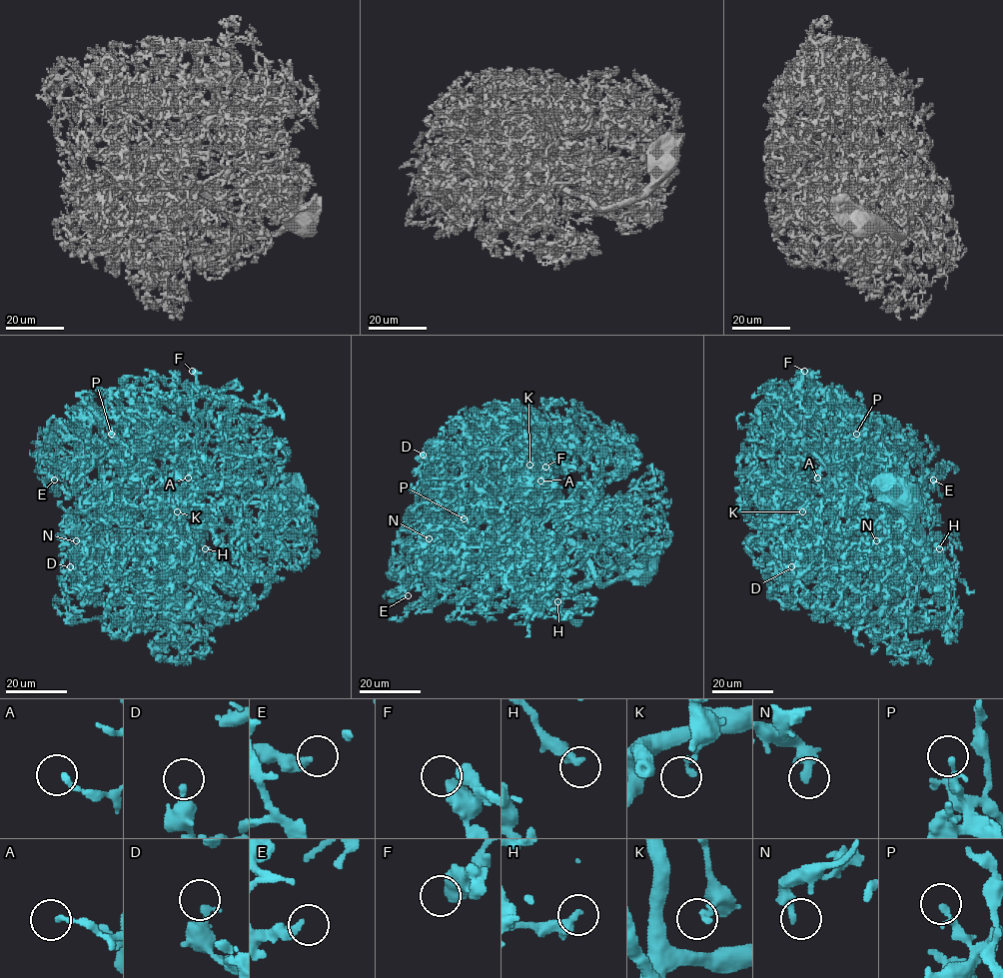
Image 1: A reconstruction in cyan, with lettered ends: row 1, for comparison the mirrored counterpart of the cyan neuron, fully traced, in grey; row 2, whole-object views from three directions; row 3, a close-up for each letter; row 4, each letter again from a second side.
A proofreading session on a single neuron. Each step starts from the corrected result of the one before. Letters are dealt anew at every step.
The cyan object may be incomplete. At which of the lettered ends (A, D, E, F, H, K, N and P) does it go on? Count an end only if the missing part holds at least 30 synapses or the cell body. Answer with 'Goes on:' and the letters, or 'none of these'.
Goes on: none of these

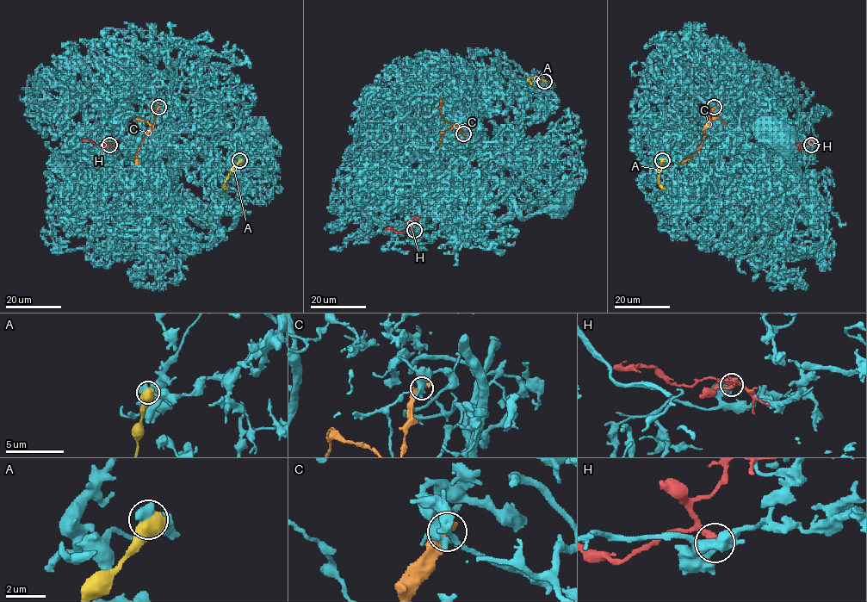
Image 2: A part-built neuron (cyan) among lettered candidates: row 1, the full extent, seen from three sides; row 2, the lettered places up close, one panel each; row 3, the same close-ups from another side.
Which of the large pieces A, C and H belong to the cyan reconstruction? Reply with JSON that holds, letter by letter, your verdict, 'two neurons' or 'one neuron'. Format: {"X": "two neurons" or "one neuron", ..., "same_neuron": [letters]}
{"A": "one neuron", "C": "two neurons", "H": "two neurons", "same_neuron": ["A"]}

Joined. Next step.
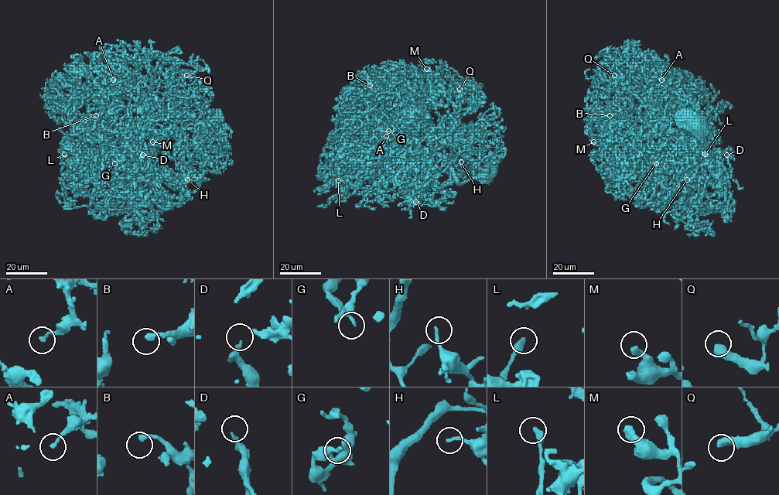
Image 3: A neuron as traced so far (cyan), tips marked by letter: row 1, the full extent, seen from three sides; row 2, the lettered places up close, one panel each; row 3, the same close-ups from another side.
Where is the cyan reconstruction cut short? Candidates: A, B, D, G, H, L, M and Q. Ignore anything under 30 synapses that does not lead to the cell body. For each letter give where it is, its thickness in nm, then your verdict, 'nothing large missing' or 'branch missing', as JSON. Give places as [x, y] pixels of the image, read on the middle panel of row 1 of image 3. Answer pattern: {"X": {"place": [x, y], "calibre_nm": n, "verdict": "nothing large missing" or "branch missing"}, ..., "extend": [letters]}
{"A": {"place": [386, 136], "calibre_nm": 170, "verdict": "nothing large missing"}, "B": {"place": [370, 85], "calibre_nm": 280, "verdict": "nothing large missing"}, "D": {"place": [415, 202], "calibre_nm": 200, "verdict": "nothing large missing"}, "G": {"place": [388, 131], "calibre_nm": 240, "verdict": "nothing large missing"}, "H": {"place": [461, 162], "calibre_nm": 180, "verdict": "nothing large missing"}, "L": {"place": [338, 180], "calibre_nm": 360, "verdict": "nothing large missing"}, "M": {"place": [426, 69], "calibre_nm": 320, "verdict": "nothing large missing"}, "Q": {"place": [459, 89], "calibre_nm": 460, "verdict": "nothing large missing"}, "extend": []}

